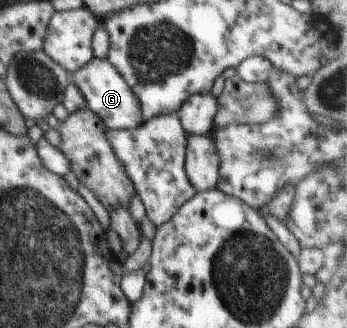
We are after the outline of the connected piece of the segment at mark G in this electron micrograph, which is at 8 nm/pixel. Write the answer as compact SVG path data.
M93 57L89 63L79 67L71 75L71 79L72 84L83 93L87 108L95 113L108 129L137 129L144 124L141 117L141 105L137 97L108 59Z

